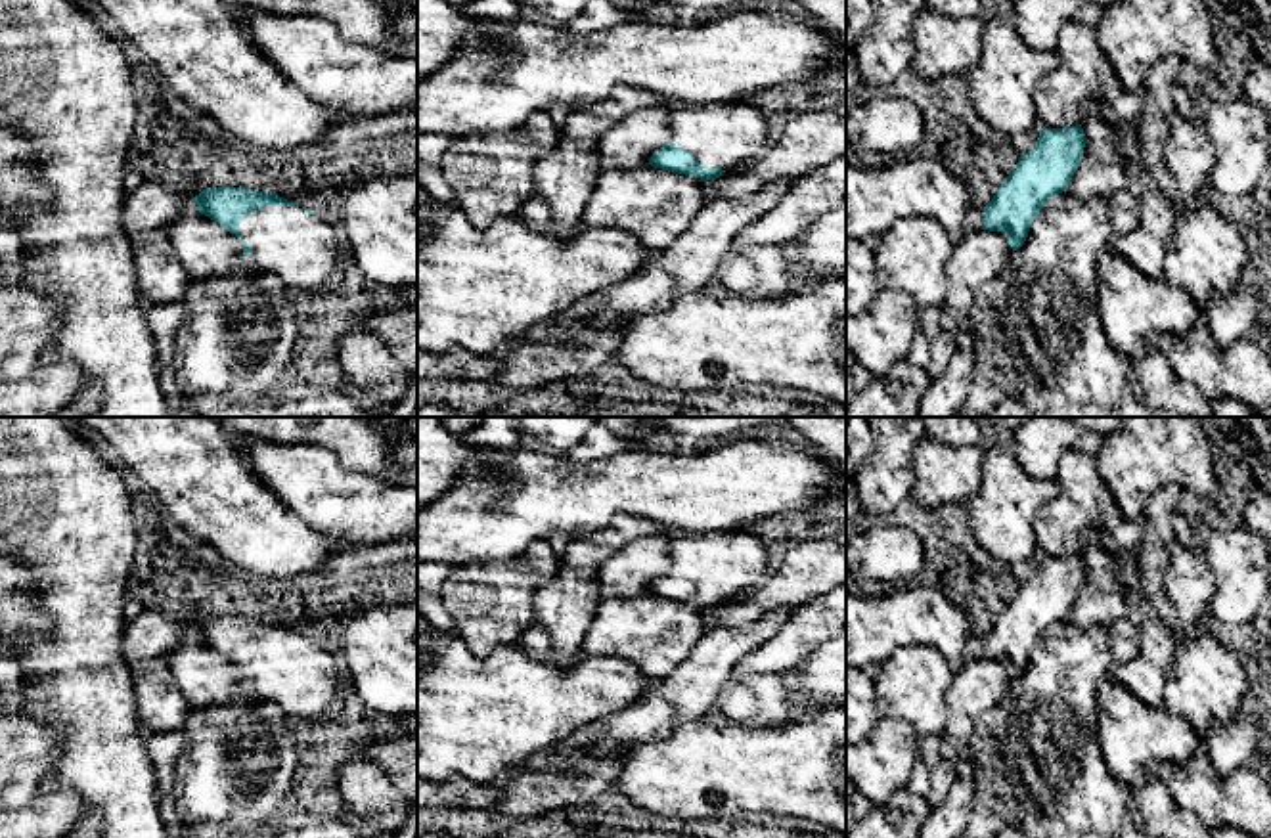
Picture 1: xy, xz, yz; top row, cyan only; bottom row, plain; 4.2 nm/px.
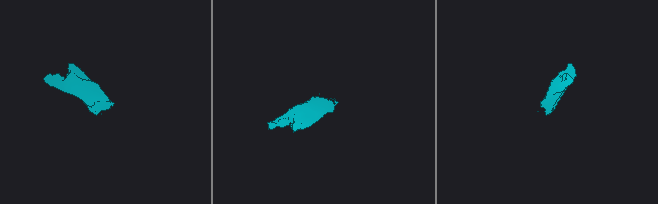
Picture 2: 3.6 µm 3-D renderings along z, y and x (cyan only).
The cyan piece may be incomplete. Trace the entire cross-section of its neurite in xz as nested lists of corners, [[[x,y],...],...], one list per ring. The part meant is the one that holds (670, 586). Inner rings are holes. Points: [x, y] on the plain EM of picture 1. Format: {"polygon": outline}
{"polygon": [[[737,528],[729,534],[685,534],[670,543],[670,570],[649,593],[706,608],[760,587],[769,576],[768,545]]]}

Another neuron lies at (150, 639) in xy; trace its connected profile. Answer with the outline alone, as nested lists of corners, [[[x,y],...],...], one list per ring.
[[[144,608],[123,631],[121,658],[134,681],[138,719],[144,735],[180,729],[191,704],[182,695],[170,670],[180,641],[195,633],[190,626]]]

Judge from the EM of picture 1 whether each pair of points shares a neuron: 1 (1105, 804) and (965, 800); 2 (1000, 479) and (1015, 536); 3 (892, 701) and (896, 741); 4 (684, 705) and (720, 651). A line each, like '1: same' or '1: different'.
1: different
2: same
3: different
4: same

